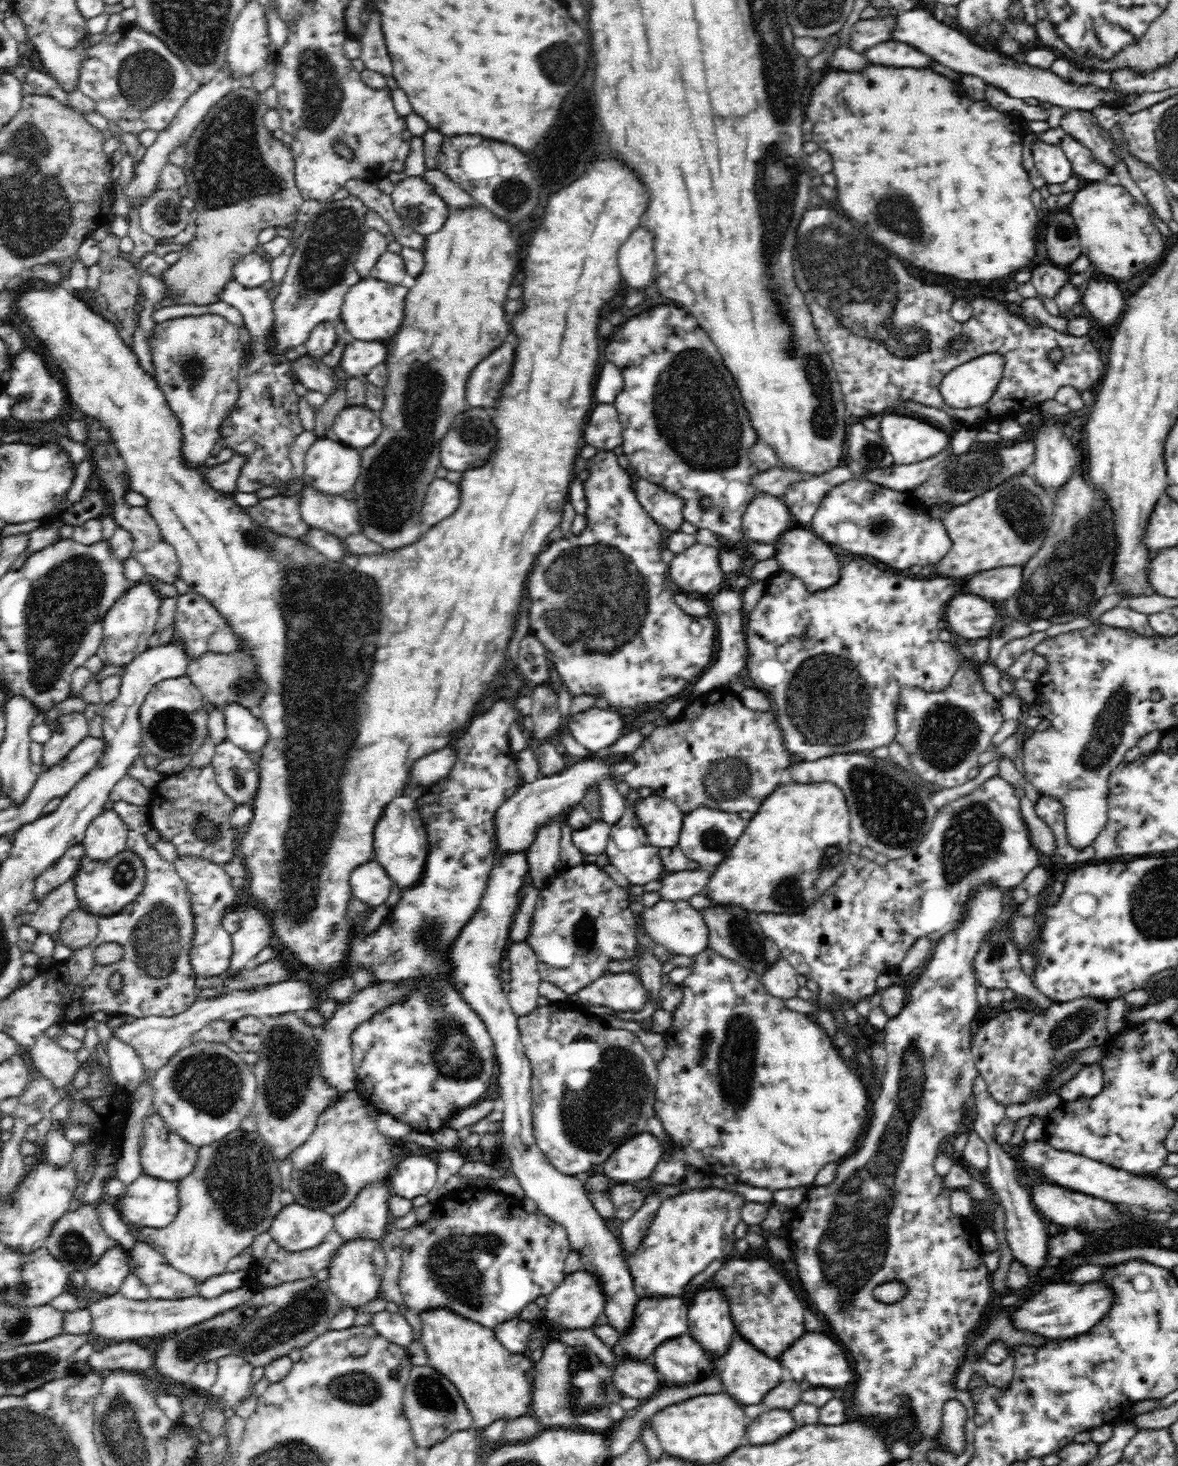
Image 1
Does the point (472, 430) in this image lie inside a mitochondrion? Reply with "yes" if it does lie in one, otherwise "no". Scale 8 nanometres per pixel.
yes

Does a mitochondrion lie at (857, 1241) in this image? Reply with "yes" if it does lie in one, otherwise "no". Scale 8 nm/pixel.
yes

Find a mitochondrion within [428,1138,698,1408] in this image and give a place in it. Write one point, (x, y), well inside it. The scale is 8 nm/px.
(583, 1361)

